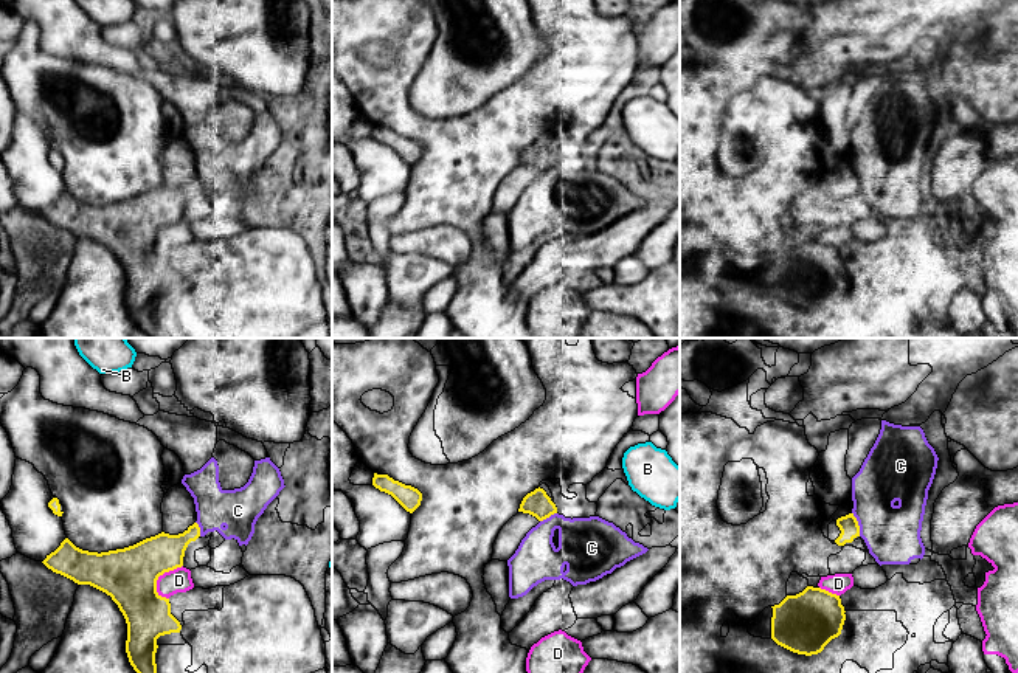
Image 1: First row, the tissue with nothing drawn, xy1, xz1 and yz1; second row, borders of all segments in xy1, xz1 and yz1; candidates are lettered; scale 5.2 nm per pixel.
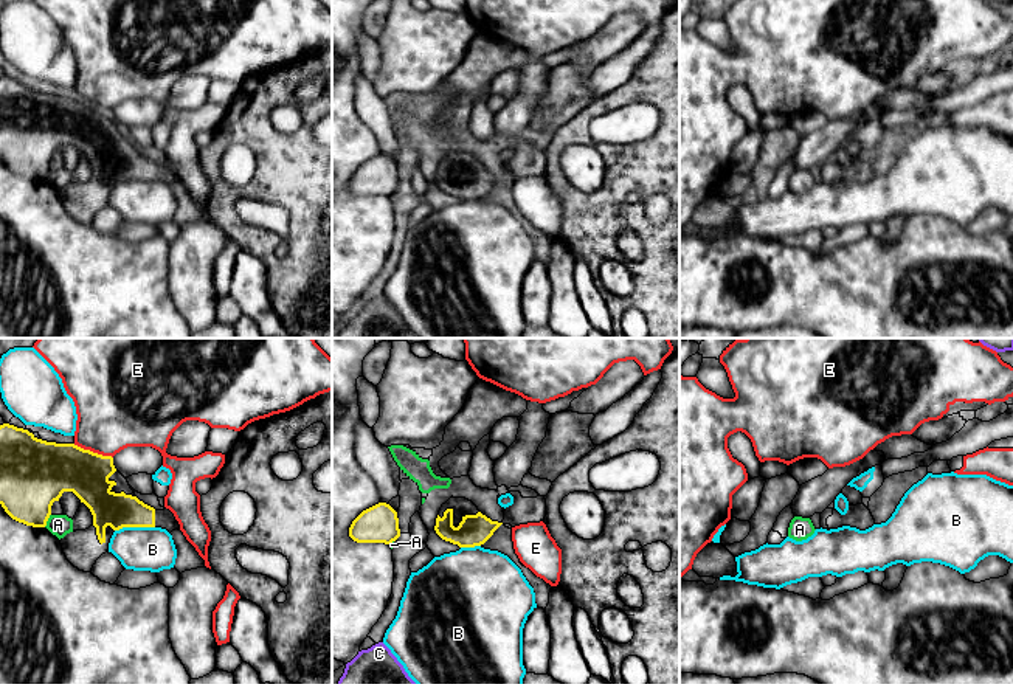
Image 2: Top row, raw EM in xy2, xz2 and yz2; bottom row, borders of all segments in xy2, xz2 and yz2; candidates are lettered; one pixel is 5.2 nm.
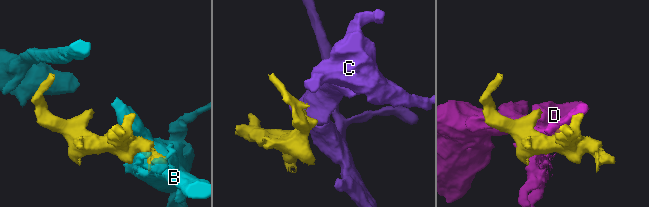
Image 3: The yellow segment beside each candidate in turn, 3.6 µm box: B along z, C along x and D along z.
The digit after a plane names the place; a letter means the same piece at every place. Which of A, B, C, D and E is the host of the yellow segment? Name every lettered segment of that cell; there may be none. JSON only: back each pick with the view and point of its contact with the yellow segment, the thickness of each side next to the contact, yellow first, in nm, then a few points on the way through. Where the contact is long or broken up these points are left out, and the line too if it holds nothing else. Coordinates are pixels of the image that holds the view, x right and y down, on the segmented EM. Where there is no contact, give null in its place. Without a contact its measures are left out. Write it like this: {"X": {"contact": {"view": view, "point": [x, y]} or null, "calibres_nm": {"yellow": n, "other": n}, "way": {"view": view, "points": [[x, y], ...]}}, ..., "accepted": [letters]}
{"accepted": []}

